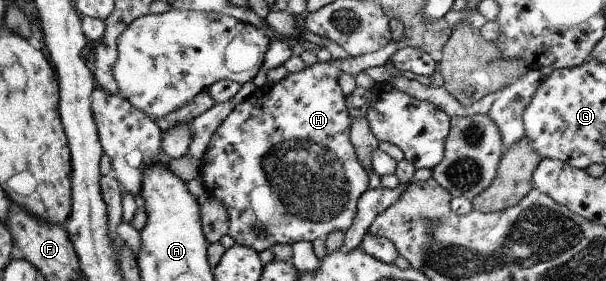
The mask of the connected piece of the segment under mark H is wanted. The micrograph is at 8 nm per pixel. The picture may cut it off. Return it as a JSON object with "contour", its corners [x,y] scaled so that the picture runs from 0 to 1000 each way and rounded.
{"contour":[[[644,146],[640,164],[629,171],[616,189],[607,189],[592,203],[578,203],[569,214],[545,214],[536,224],[518,224],[515,235],[505,235],[502,249],[493,260],[479,260],[475,274],[455,292],[455,299],[437,295],[429,310],[422,310],[403,363],[391,370],[383,388],[383,399],[363,438],[360,463],[350,480],[347,520],[340,548],[337,548],[332,580],[332,630],[338,655],[340,683],[350,690],[358,705],[378,762],[378,822],[376,836],[383,840],[389,872],[403,872],[404,879],[421,890],[424,900],[434,890],[446,890],[447,875],[454,868],[483,872],[492,858],[512,858],[523,847],[536,851],[545,826],[551,819],[564,819],[571,826],[583,794],[589,754],[591,708],[601,683],[607,676],[607,612],[594,584],[592,562],[587,548],[587,530],[576,488],[578,423],[574,384],[571,381],[566,320],[559,302],[559,263],[574,260],[581,270],[589,270],[594,256],[616,235],[637,231],[642,206],[663,164],[658,146],[652,153]]]}

